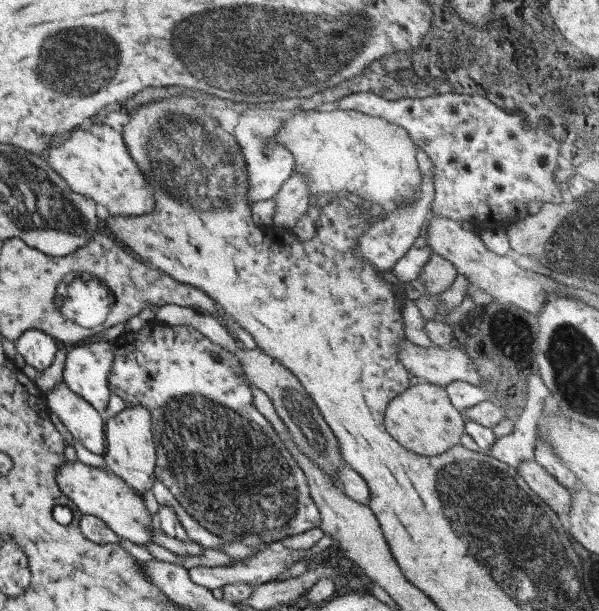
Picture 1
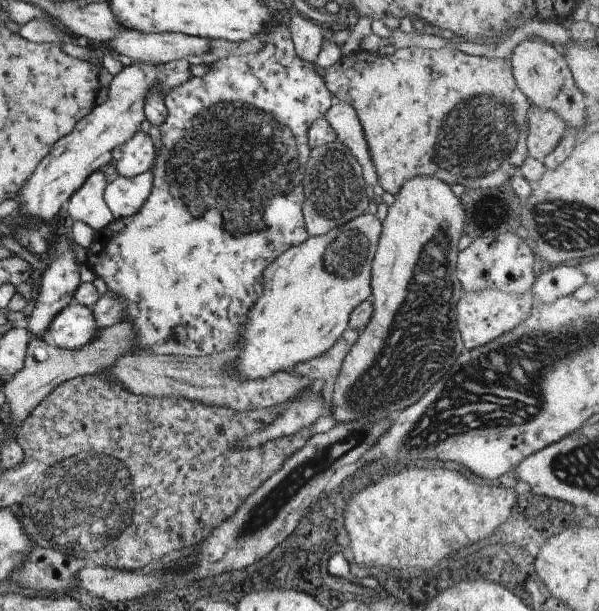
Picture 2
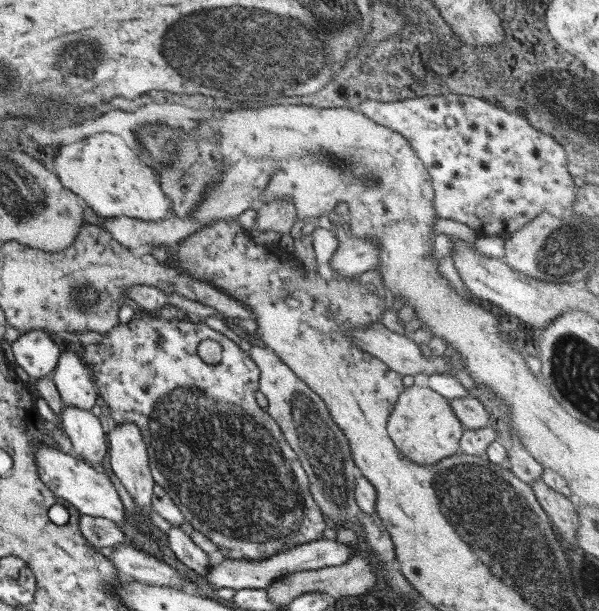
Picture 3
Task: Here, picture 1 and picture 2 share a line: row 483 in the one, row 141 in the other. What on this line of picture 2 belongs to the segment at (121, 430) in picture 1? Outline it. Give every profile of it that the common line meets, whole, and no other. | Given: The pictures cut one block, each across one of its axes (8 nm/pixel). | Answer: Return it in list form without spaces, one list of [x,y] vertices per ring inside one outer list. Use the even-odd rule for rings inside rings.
[[[140,129],[132,140],[122,146],[122,158],[116,161],[117,172],[120,177],[138,176],[153,166],[155,157],[154,140]]]

